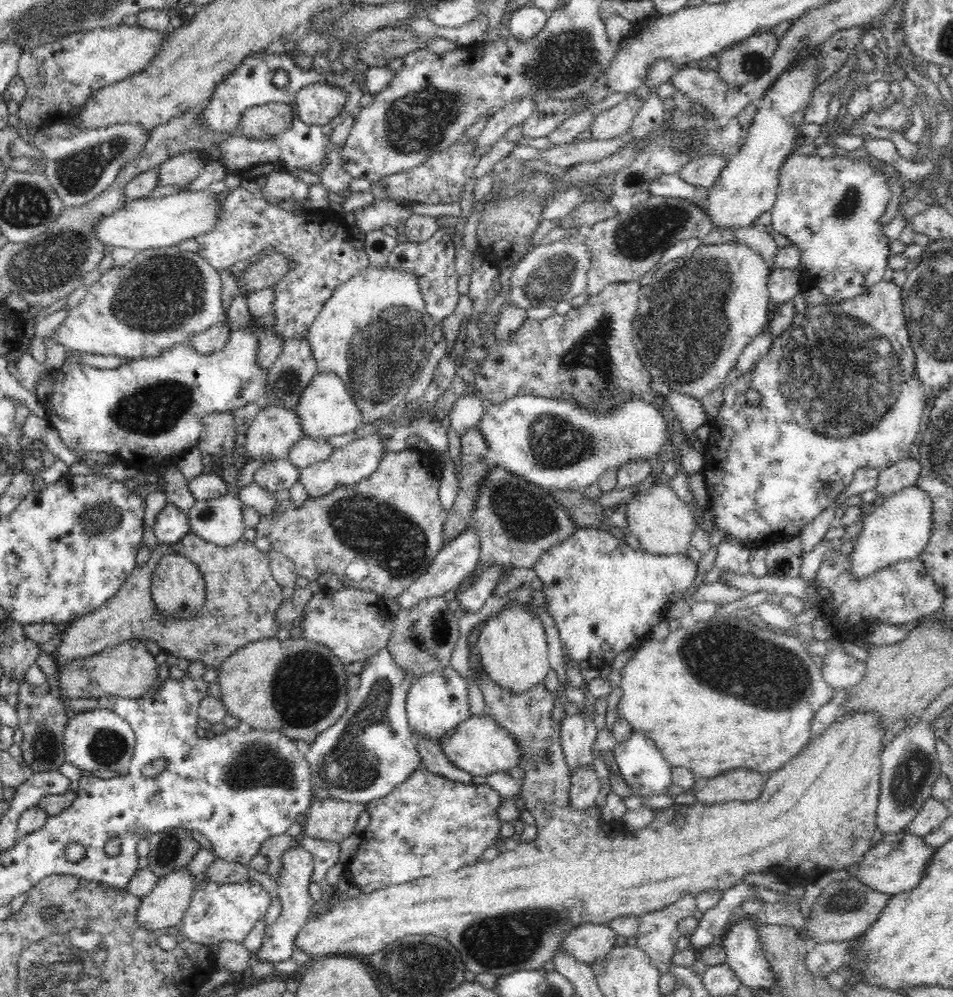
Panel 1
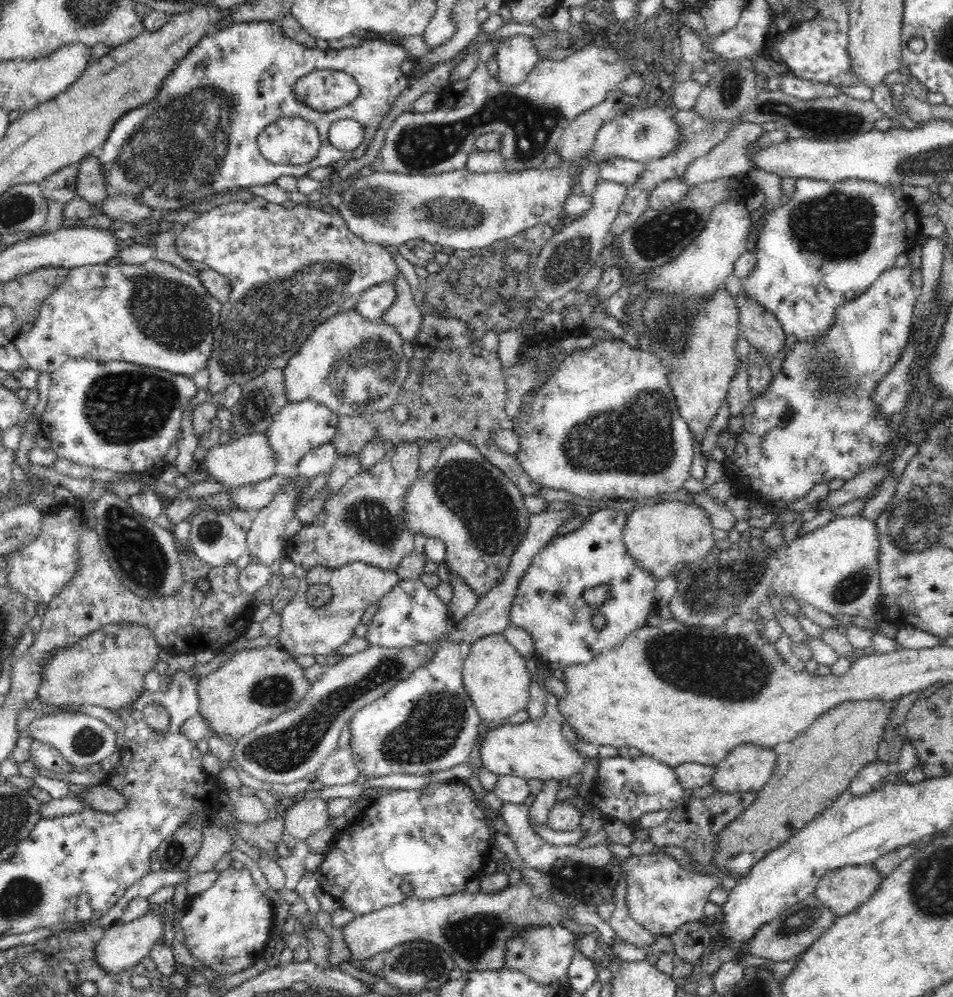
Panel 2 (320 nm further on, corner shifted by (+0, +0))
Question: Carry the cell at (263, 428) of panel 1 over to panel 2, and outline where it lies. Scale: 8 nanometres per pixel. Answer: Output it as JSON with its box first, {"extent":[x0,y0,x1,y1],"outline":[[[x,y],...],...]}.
{"extent":[204,432,278,492],"outline":[[[265,432],[244,434],[236,439],[225,439],[221,445],[208,450],[204,458],[205,472],[208,472],[209,478],[219,482],[226,492],[236,486],[256,484],[270,478],[276,472],[278,461],[274,459],[274,451],[270,449],[268,439]]]}

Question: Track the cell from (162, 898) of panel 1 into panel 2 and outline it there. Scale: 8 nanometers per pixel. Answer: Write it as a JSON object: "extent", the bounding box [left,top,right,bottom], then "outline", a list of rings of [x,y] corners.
{"extent":[95,911,164,974],"outline":[[[159,911],[146,912],[144,916],[128,922],[128,924],[118,921],[104,932],[102,940],[95,946],[96,962],[106,972],[118,974],[118,972],[122,972],[124,969],[136,966],[136,964],[142,962],[143,958],[148,957],[151,948],[157,944],[158,938],[162,938],[162,936],[164,936],[164,931]]]}

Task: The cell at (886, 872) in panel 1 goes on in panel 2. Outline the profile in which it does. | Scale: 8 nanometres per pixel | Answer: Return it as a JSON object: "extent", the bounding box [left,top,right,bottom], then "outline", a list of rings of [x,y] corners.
{"extent":[813,862,885,916],"outline":[[[873,862],[844,866],[820,878],[813,895],[836,916],[844,916],[866,902],[885,878]]]}

